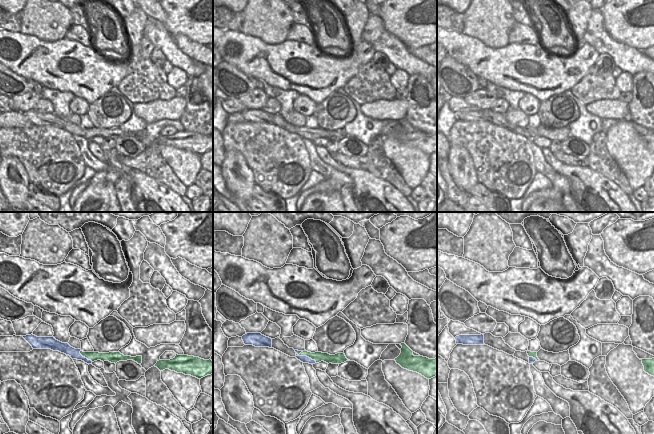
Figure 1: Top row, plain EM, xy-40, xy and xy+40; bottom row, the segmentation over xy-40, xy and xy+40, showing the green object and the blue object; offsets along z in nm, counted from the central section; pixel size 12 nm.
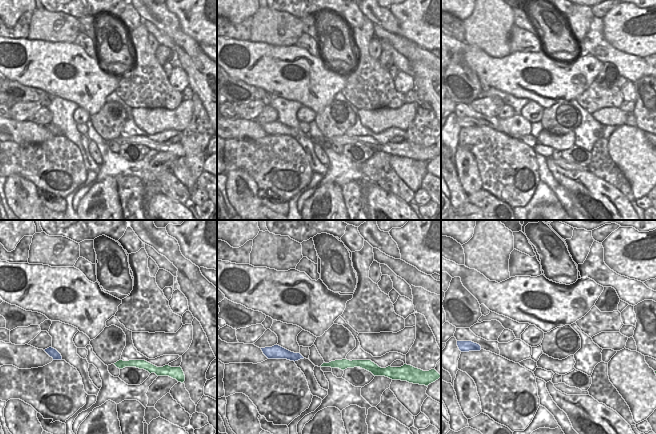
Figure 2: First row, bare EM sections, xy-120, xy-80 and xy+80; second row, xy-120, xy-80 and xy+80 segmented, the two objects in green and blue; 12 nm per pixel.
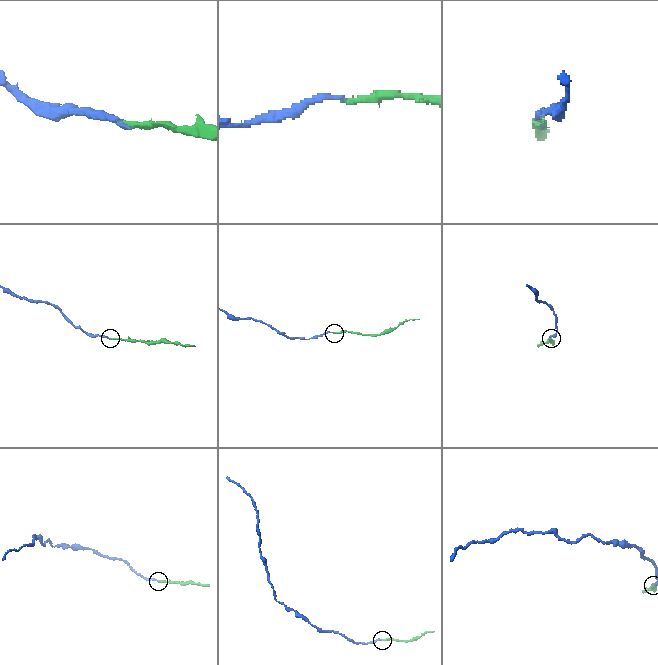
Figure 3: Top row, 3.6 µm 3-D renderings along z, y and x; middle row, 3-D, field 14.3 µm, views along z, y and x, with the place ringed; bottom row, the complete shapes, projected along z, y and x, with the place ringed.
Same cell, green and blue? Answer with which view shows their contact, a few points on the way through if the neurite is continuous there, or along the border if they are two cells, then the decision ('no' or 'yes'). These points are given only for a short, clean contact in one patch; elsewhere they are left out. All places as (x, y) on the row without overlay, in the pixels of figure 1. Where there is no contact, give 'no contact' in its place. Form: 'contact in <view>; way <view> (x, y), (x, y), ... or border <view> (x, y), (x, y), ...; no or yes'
contact in xy; border xy (296, 128), (302, 132), (308, 132), (316, 138); no

